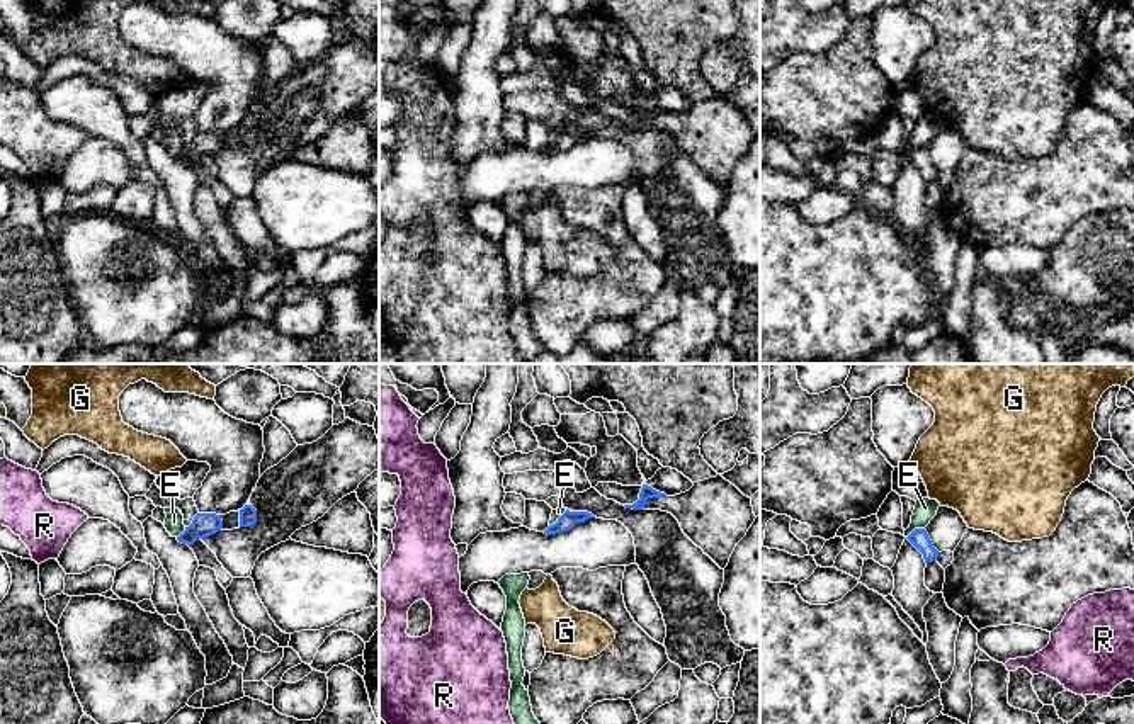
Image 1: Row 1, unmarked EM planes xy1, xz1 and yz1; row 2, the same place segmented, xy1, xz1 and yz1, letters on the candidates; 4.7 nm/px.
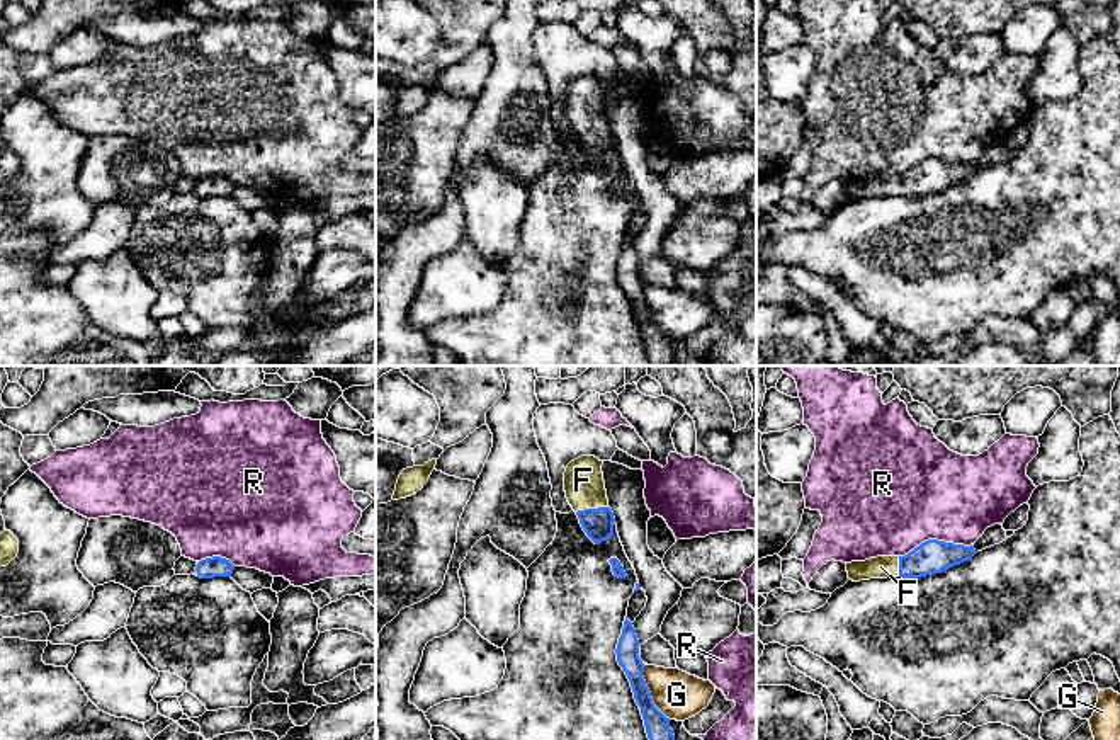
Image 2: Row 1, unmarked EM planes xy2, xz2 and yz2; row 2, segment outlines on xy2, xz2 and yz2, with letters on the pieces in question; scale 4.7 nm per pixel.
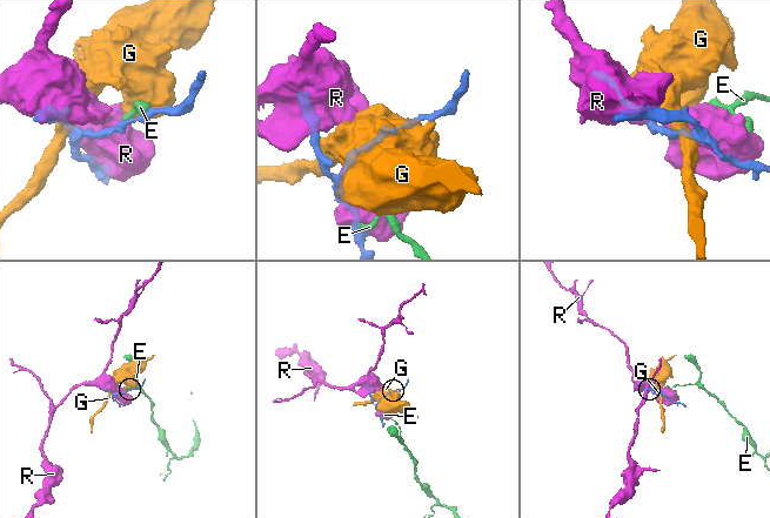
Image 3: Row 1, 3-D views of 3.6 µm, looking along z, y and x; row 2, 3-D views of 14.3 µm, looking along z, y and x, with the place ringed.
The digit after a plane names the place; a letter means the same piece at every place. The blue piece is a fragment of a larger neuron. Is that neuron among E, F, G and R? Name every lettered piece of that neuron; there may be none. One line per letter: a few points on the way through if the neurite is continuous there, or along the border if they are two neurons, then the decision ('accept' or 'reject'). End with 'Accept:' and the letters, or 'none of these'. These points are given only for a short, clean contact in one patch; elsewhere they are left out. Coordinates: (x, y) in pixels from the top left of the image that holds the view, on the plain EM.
E: along yz1 (924, 147), (917, 147), (907, 157) | reject
F: across xz2 (597, 142), (592, 128), (583, 99) | accept
G: along xz2 (644, 284), (643, 296), (651, 320), (670, 337) | reject
R: reject
Accept: F

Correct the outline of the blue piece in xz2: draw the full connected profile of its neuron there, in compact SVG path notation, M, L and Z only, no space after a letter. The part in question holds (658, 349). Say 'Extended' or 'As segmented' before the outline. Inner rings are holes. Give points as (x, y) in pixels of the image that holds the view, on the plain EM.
As segmented. M625 236L622 253L617 262L617 281L625 291L634 318L641 327L646 352L654 366L676 366L670 337L666 337L653 322L651 311L642 296L644 282L639 277L639 259L632 242Z

